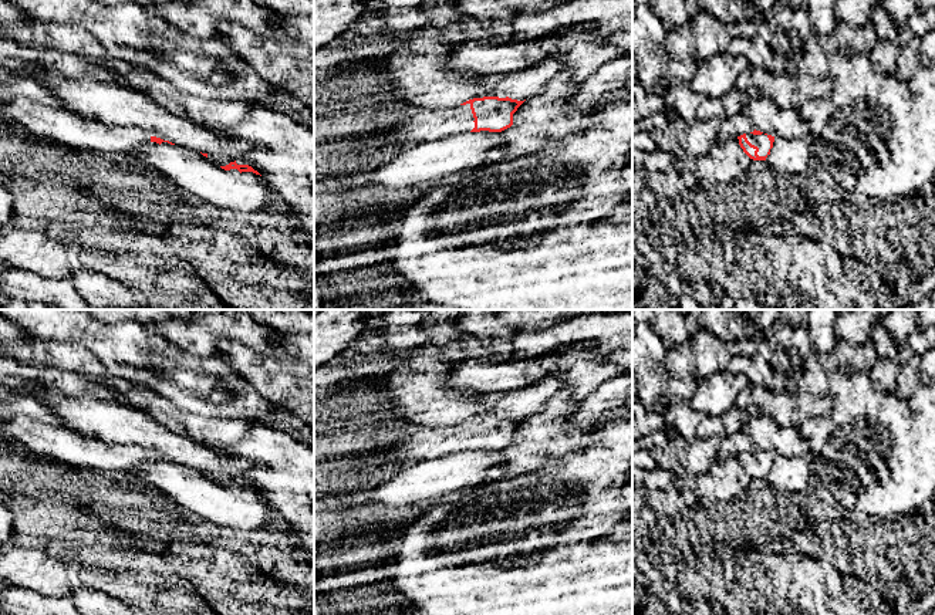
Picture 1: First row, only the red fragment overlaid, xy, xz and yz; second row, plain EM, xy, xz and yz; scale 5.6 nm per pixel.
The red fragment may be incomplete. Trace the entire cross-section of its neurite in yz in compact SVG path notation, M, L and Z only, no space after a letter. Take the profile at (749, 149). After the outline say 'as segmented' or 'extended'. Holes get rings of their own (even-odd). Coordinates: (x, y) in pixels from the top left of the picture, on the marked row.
M753 131L737 136L739 145L743 152L753 160L766 160L773 148L774 136Z | extended

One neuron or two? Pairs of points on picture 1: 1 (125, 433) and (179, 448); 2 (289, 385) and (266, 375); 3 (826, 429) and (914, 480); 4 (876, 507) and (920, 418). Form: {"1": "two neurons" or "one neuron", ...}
{"1": "one neuron", "2": "one neuron", "3": "one neuron", "4": "one neuron"}

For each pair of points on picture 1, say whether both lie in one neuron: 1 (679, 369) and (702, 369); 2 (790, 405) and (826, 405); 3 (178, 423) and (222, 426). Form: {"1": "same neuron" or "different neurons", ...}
{"1": "same neuron", "2": "same neuron", "3": "same neuron"}

